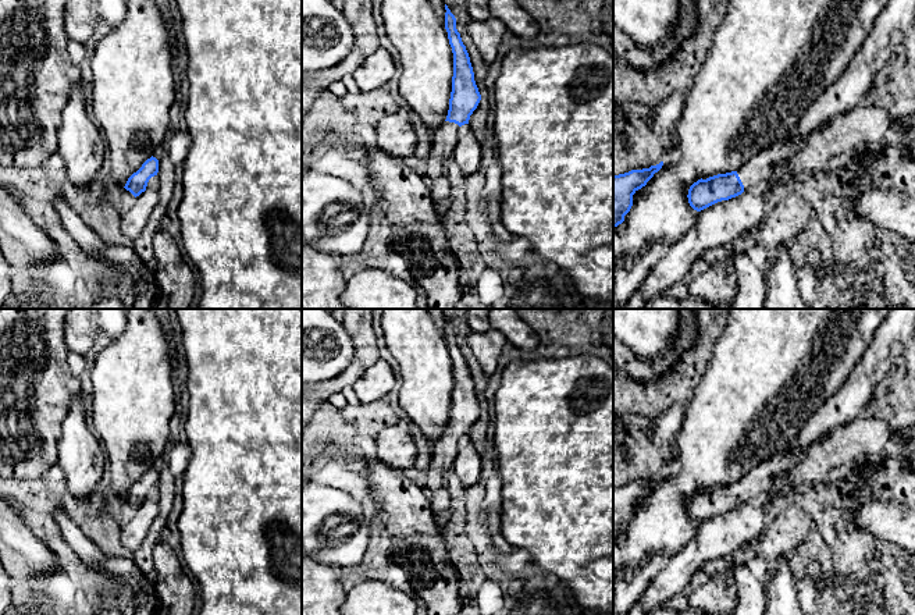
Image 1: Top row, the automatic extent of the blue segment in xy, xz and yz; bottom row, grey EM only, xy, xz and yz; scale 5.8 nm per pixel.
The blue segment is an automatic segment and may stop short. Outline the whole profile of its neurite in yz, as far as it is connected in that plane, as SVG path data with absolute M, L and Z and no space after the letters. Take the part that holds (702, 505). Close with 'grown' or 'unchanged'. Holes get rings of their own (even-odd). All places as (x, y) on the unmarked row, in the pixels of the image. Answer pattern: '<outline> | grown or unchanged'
M858 416L847 426L809 445L802 454L780 454L748 470L736 483L698 491L688 501L690 518L701 523L755 498L795 494L830 481L855 480L866 466L877 466L891 455L915 468L915 440L898 444L887 417Z | grown

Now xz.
M446 316L445 321L445 341L453 365L452 404L446 431L432 444L426 487L434 519L442 533L452 512L448 479L458 455L459 440L469 436L470 427L481 412L469 365L456 341L456 330Z | grown

